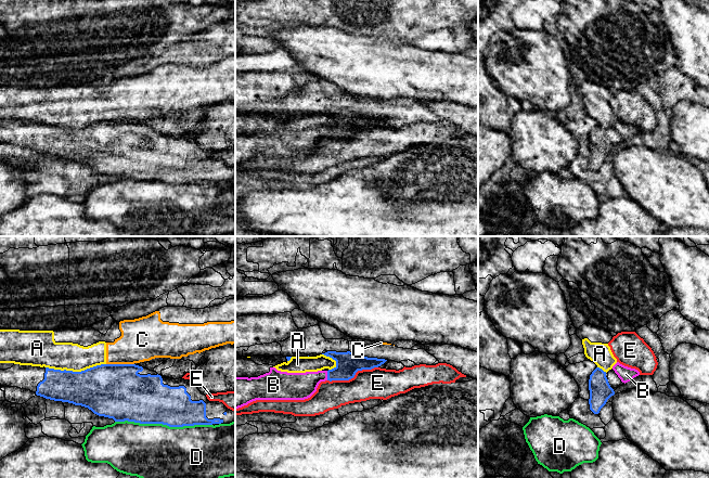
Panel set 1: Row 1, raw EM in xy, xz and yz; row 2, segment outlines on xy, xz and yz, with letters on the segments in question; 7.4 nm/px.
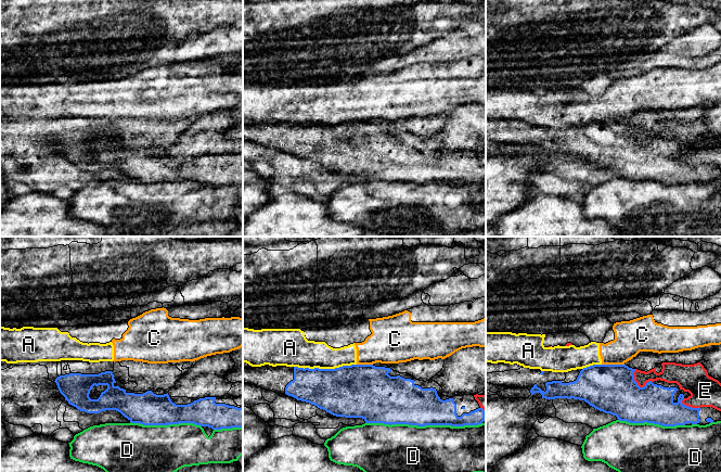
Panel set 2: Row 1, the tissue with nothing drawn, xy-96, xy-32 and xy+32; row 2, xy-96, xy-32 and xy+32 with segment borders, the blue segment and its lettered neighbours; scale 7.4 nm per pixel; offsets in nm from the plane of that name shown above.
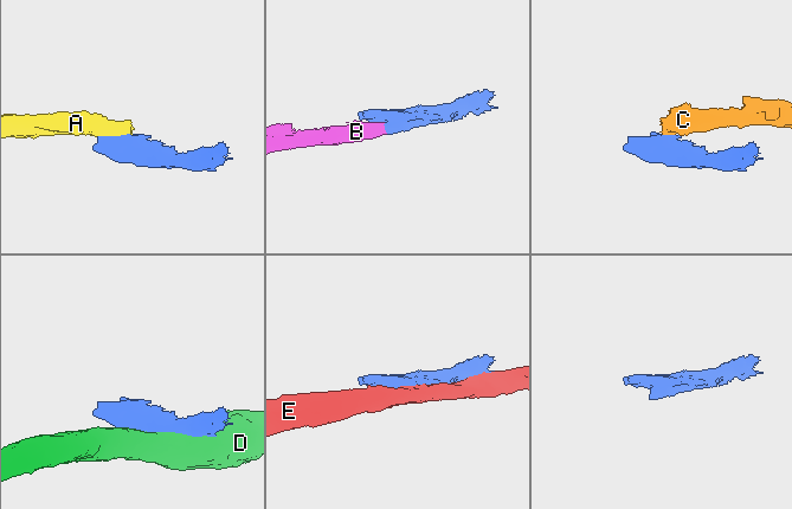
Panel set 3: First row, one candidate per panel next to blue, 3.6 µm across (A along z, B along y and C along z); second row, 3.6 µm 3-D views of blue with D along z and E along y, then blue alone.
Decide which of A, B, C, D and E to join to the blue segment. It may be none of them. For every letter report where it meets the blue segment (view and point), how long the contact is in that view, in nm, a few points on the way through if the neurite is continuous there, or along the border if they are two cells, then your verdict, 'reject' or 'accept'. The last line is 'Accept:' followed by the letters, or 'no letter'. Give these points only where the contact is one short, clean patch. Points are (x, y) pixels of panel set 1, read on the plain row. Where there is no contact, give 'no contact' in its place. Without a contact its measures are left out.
A: contact xy (75, 129); length 440 nm; border xy (105, 120), (80, 128), (46, 125); reject
B: contact xz (327, 132); length 70 nm; accept
C: contact xy (120, 121); length 200 nm; reject
D: contact xy (164, 181); length 700 nm; reject
E: contact xz (352, 134); length 400 nm; reject
Accept: B

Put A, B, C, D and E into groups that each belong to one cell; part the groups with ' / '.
A C / B / D / E

